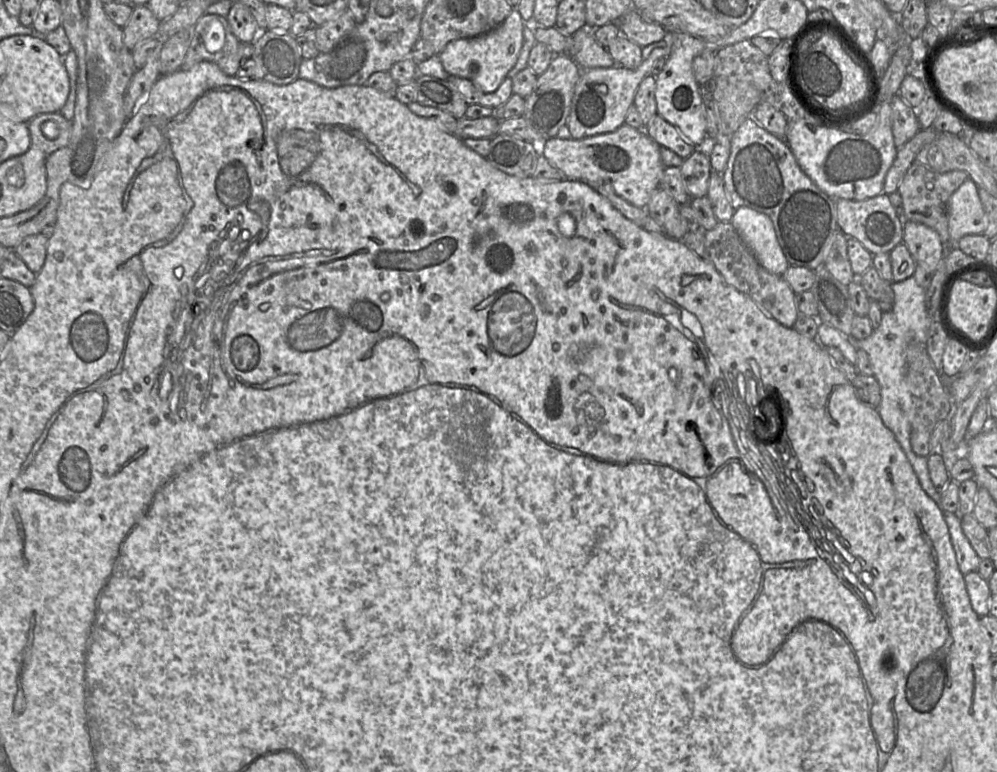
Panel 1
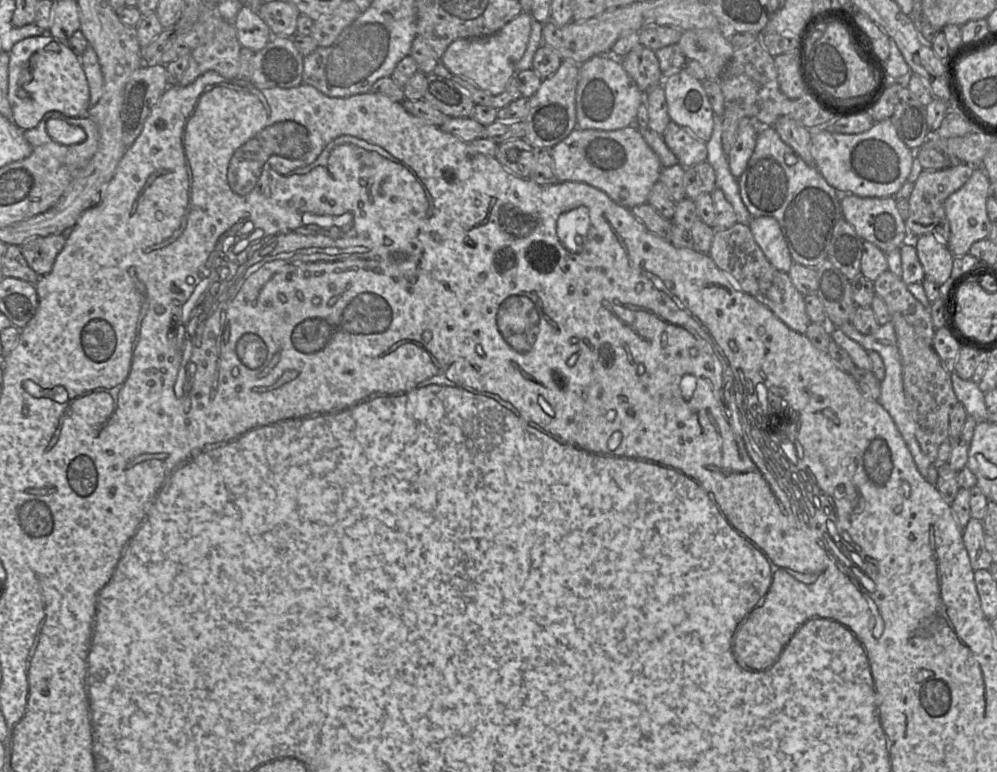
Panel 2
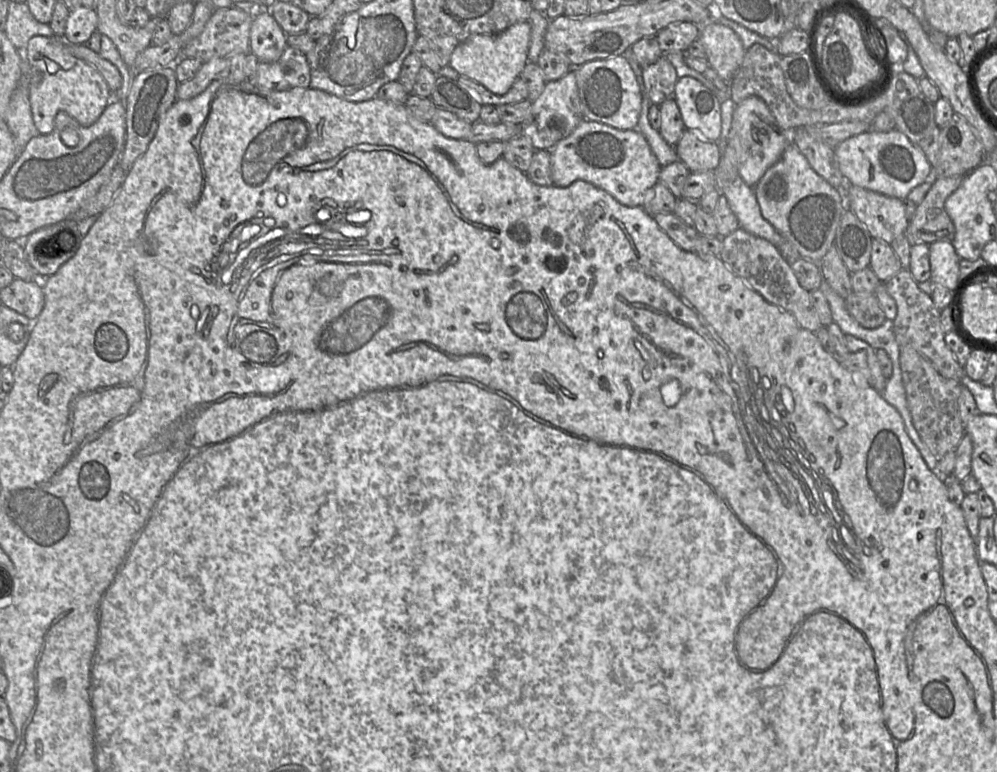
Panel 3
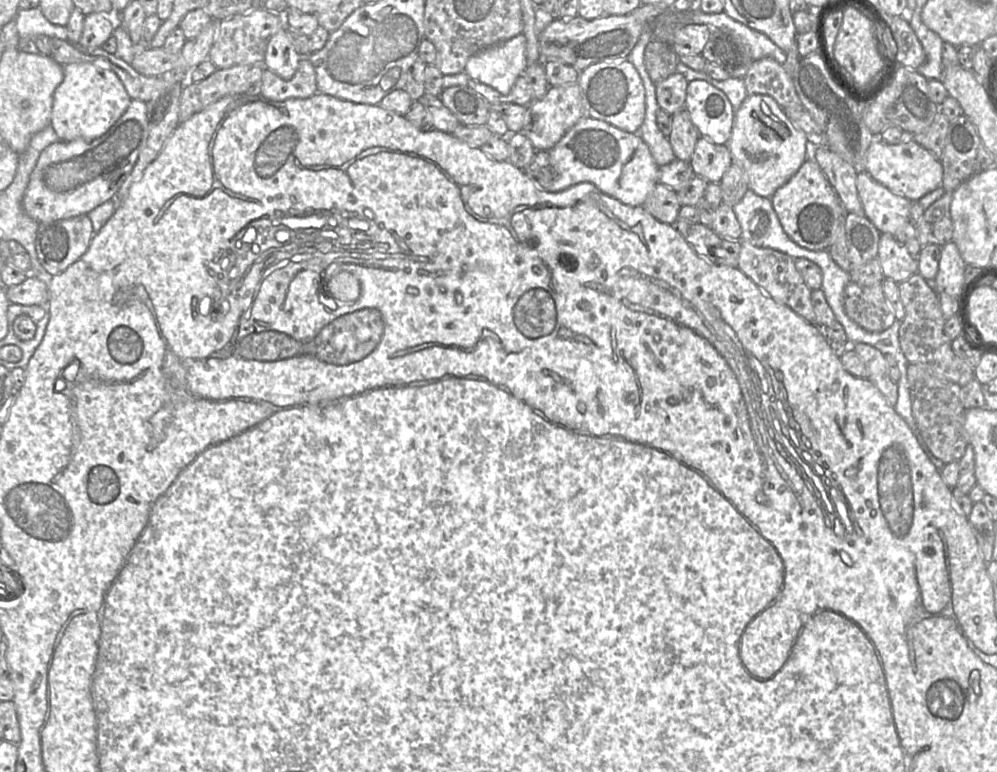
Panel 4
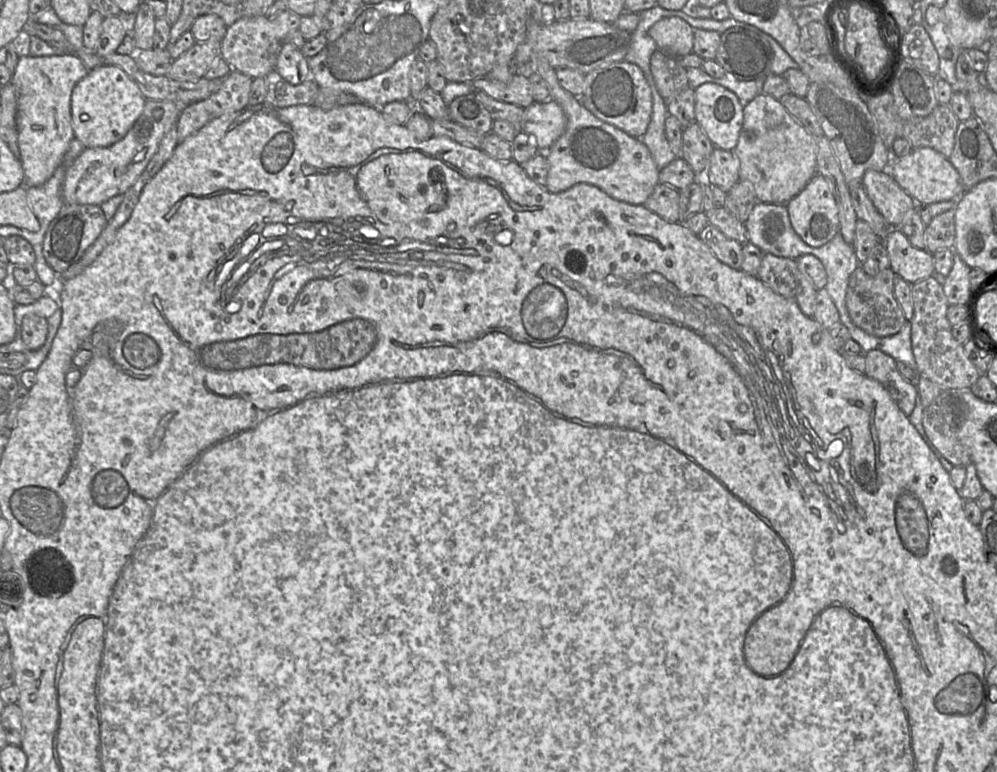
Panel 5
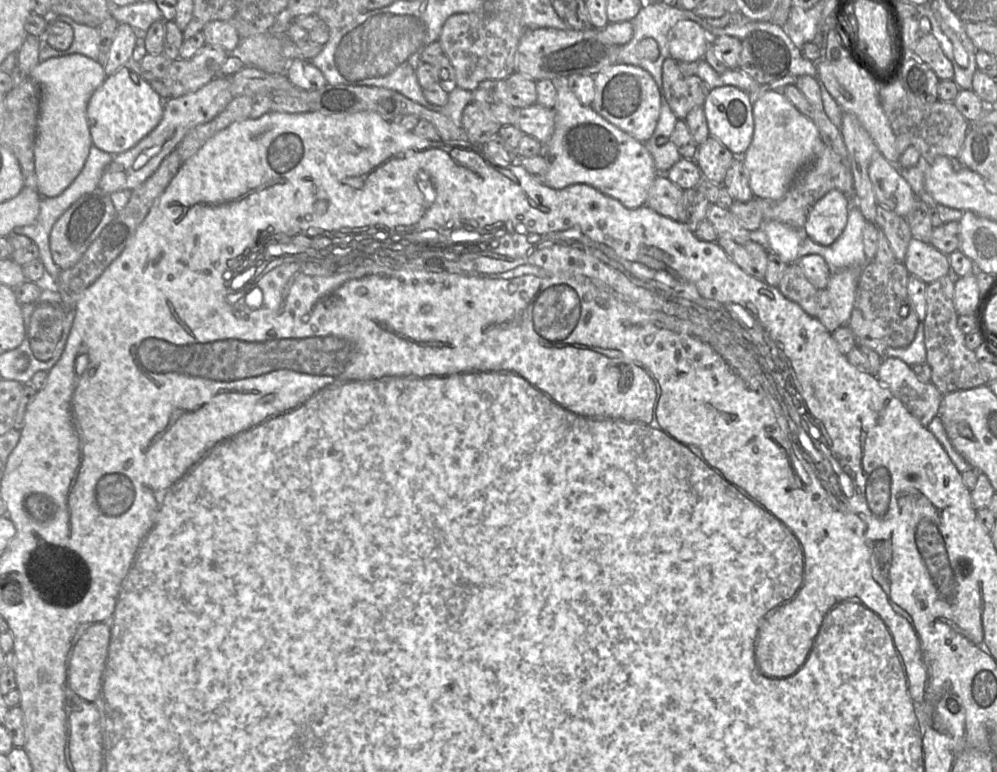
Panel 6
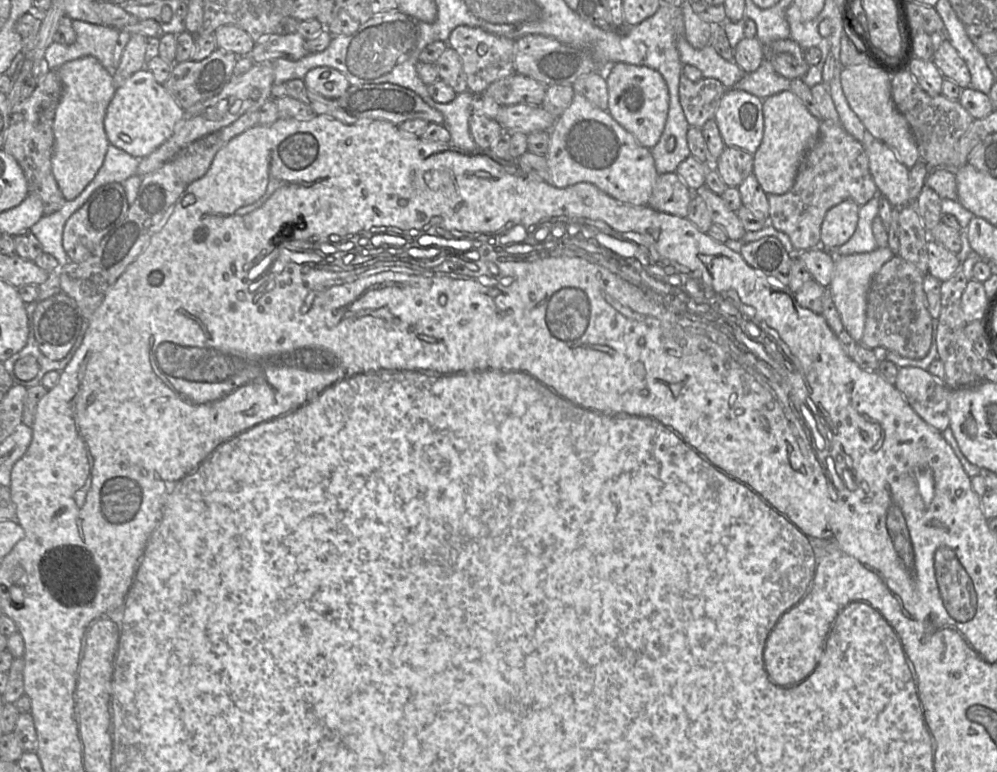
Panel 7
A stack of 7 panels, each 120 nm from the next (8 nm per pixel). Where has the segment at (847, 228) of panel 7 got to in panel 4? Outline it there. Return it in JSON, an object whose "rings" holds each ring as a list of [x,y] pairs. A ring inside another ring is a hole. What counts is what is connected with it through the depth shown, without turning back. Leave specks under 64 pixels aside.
{"rings":[[[808,158],[797,173],[771,197],[785,233],[799,246],[812,251],[828,250],[846,211],[819,165]]]}

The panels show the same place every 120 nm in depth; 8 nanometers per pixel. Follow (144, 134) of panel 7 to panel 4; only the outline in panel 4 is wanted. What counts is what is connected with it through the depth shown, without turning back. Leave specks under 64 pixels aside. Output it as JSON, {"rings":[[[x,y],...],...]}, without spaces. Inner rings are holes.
{"rings":[[[92,63],[63,65],[64,78],[55,89],[50,125],[60,140],[95,139],[107,132],[125,113],[132,99],[119,77]]]}

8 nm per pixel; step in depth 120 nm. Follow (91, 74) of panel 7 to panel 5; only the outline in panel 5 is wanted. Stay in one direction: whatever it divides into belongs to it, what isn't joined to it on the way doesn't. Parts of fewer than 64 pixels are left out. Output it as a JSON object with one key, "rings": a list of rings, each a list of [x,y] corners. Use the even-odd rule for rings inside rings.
{"rings":[[[75,54],[19,57],[10,83],[17,89],[16,124],[24,185],[41,186],[63,164],[64,156],[75,139],[71,118],[71,95],[75,85],[90,70]]]}

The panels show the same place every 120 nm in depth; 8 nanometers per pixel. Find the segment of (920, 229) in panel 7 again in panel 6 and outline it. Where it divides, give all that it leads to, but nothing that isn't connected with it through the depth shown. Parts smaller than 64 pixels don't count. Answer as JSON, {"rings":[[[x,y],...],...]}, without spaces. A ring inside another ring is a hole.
{"rings":[[[878,205],[874,223],[887,238],[895,259],[903,262],[913,238],[906,217]]]}

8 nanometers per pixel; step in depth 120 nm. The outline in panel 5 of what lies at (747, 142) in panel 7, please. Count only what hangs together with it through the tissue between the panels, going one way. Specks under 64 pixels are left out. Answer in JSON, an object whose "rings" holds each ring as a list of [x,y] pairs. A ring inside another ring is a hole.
{"rings":[[[704,83],[695,89],[695,119],[715,148],[733,151],[743,126],[744,107],[727,88]]]}

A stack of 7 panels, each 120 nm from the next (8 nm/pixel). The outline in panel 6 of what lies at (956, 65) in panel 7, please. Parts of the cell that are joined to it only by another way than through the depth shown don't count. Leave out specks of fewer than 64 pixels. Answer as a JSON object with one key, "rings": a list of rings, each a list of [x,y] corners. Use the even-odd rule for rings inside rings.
{"rings":[[[924,34],[918,40],[913,53],[926,63],[940,80],[953,80],[953,63],[943,53],[933,34]]]}

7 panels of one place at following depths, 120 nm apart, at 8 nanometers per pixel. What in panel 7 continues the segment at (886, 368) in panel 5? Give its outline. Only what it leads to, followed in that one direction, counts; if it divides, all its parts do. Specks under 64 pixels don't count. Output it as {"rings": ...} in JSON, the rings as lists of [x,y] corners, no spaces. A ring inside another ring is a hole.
{"rings":[[[900,367],[895,387],[914,411],[941,433],[949,427],[949,388],[941,379],[919,367]]]}

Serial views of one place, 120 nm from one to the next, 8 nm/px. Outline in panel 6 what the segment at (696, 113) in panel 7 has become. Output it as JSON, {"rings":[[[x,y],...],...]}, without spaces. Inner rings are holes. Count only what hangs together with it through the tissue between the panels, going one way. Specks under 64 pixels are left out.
{"rings":[[[667,58],[662,65],[662,85],[664,96],[671,110],[679,120],[696,106],[703,106],[711,90],[698,76],[684,76],[678,67],[678,61]]]}

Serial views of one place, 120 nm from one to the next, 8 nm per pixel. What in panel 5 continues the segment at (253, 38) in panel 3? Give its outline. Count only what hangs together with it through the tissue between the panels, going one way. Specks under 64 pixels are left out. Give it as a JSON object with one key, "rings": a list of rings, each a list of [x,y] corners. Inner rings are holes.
{"rings":[[[286,40],[279,53],[275,71],[291,85],[300,85],[312,79],[308,58]]]}

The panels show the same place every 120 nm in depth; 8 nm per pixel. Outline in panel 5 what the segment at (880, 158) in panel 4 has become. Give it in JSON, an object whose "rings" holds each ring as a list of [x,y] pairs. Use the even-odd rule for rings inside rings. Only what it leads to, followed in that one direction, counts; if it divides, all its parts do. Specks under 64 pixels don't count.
{"rings":[[[914,148],[901,157],[895,156],[890,150],[890,164],[882,171],[888,172],[915,201],[925,205],[958,199],[965,192],[959,173],[949,159],[932,148]]]}

